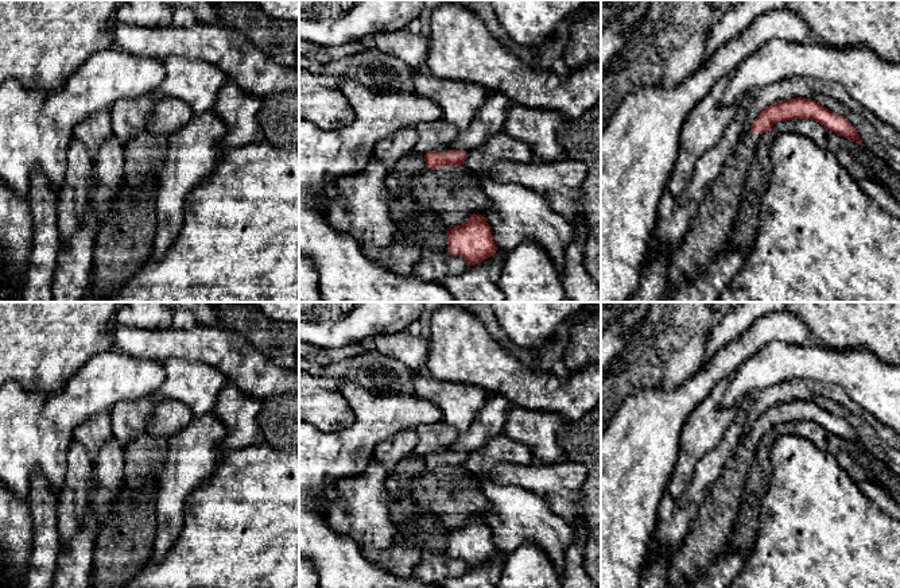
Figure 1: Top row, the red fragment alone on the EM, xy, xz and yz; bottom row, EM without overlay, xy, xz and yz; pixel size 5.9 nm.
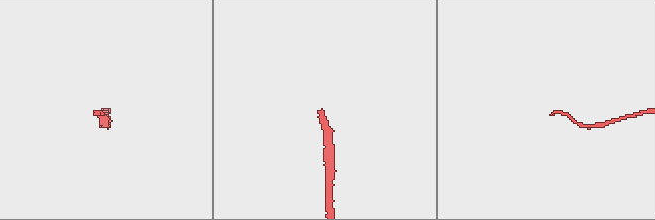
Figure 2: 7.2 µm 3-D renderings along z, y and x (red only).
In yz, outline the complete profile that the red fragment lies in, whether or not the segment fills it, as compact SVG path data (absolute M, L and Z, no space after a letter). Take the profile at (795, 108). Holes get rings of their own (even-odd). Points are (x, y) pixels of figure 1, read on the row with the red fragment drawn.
M802 97L783 100L761 111L750 125L750 131L738 139L688 232L676 248L668 271L666 298L706 274L710 262L725 248L763 134L779 121L794 119L814 120L825 129L864 146L857 131L845 117L835 115L815 100Z

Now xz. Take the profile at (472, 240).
M472 214L461 225L447 228L446 237L446 251L450 255L462 258L466 266L478 264L497 251L492 229L481 214Z

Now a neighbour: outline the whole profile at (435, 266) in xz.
M420 249L420 260L415 264L414 275L422 281L443 283L450 275L462 272L465 267L462 258L447 251Z

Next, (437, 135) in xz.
M443 119L434 123L422 123L416 125L416 131L419 139L414 150L420 155L450 146L459 132L458 128Z

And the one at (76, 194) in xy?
M73 138L67 151L65 181L57 193L57 220L62 248L66 248L78 232L84 214L93 202L92 163L86 147Z

